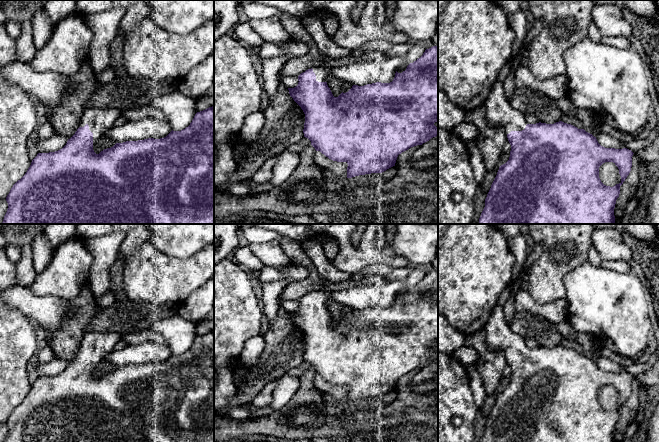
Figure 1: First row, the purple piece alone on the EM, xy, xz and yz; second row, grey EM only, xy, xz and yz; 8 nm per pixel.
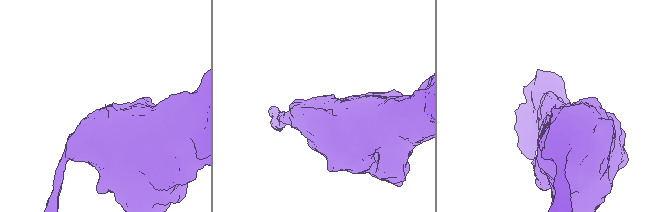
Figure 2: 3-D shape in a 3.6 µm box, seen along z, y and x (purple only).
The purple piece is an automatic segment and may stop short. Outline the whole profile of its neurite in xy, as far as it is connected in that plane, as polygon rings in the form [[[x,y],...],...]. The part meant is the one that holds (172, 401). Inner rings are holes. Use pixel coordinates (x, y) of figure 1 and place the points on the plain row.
[[[214,330],[197,336],[188,351],[181,355],[172,354],[164,362],[116,367],[96,378],[94,374],[101,361],[114,350],[120,338],[113,332],[85,332],[79,352],[66,369],[55,376],[38,377],[25,399],[13,409],[6,421],[8,433],[4,442],[214,442]]]

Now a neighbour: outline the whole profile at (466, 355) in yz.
[[[462,345],[453,355],[463,366],[475,364],[479,360],[476,350],[470,346]]]

